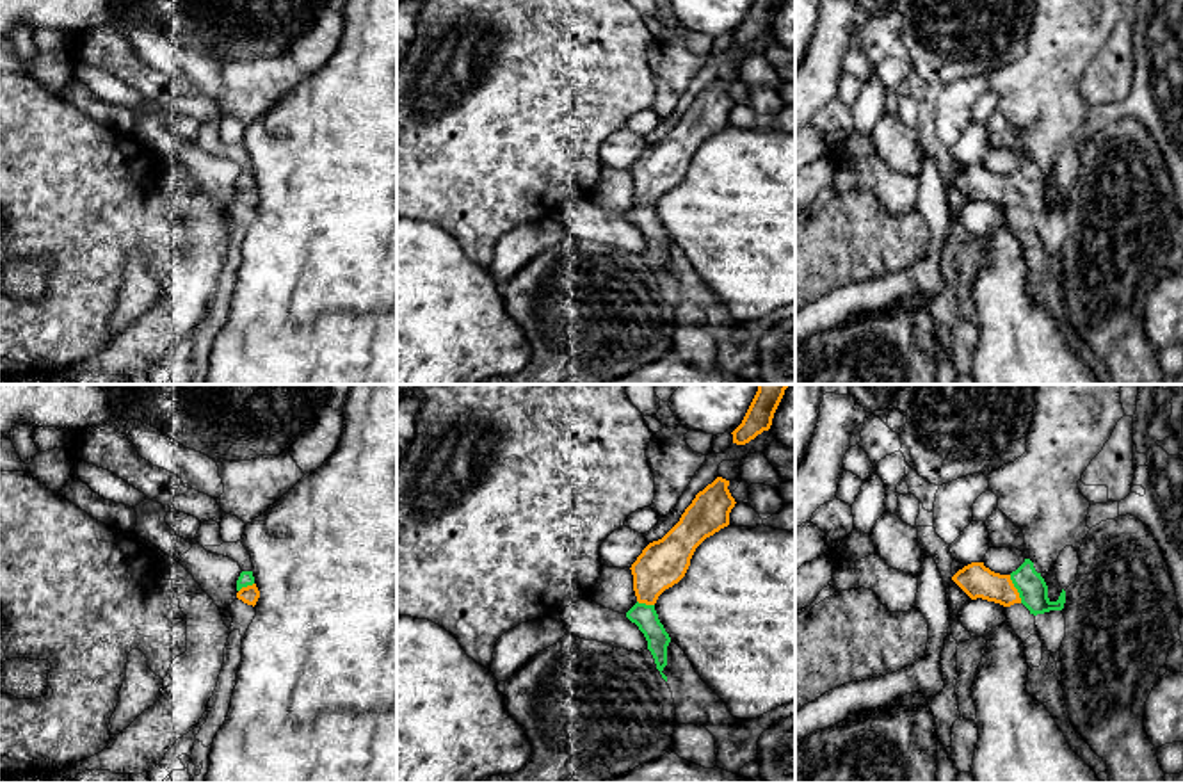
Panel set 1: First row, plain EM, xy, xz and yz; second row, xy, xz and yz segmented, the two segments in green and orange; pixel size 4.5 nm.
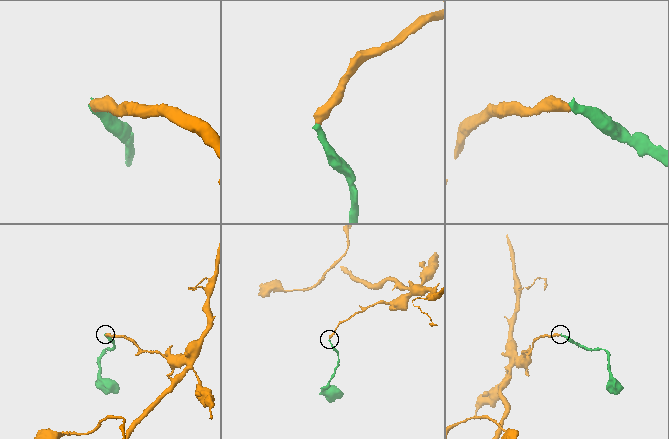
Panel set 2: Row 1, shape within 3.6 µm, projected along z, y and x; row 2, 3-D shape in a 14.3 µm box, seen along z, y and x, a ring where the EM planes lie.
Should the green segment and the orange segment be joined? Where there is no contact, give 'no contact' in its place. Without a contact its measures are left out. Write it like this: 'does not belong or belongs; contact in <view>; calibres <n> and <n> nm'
belongs; contact in yz; calibres 130 and 150 nm

